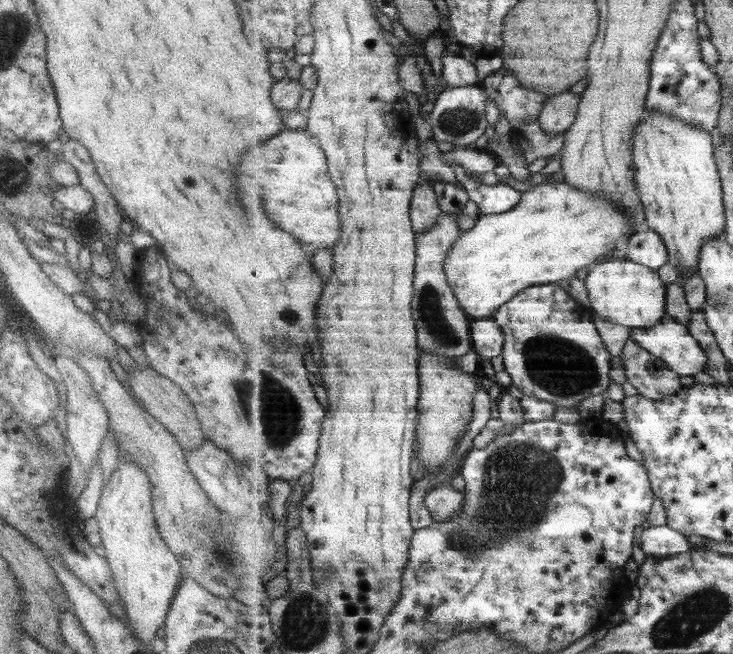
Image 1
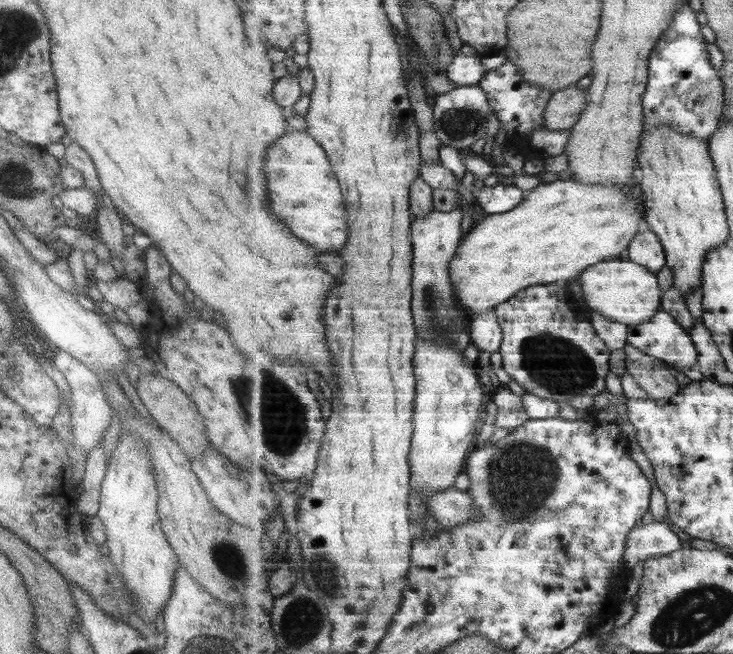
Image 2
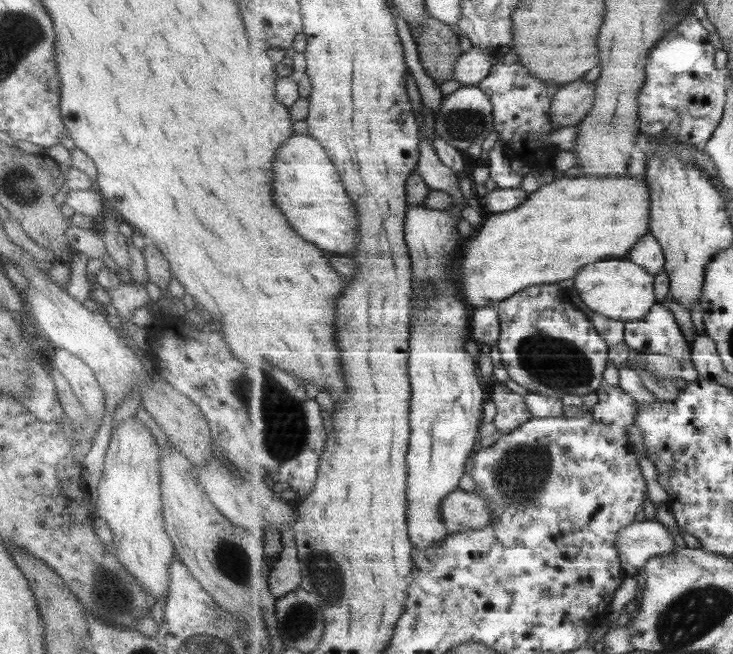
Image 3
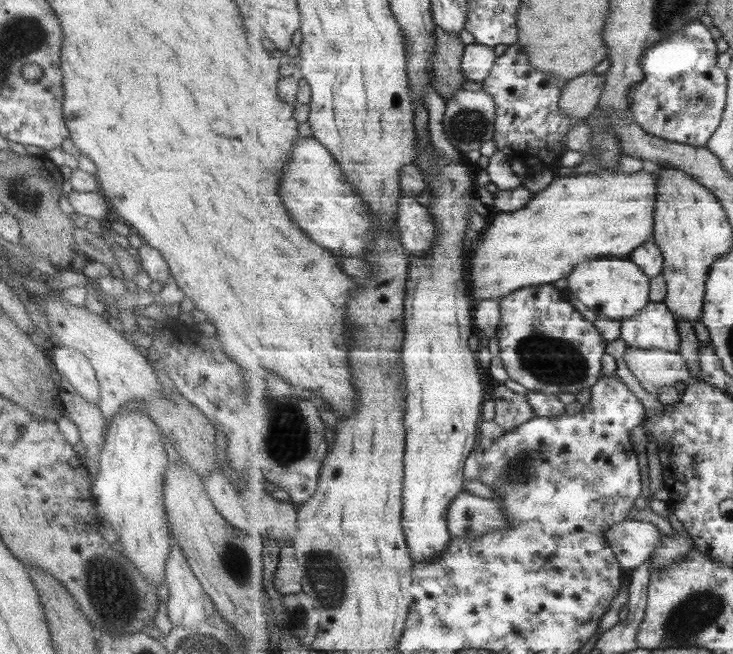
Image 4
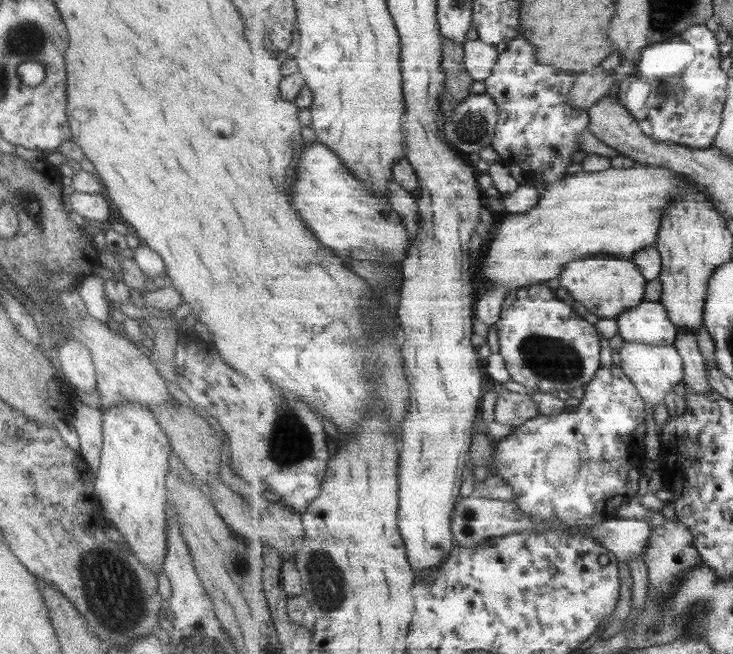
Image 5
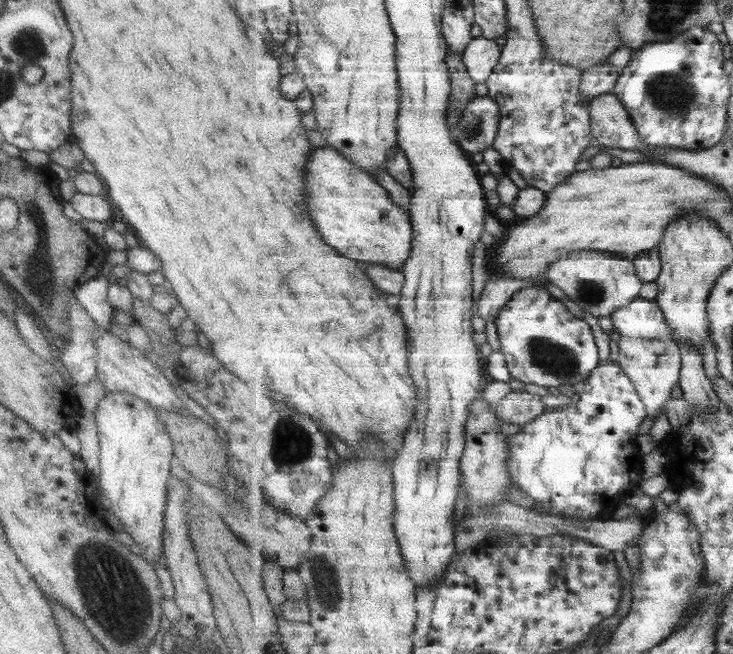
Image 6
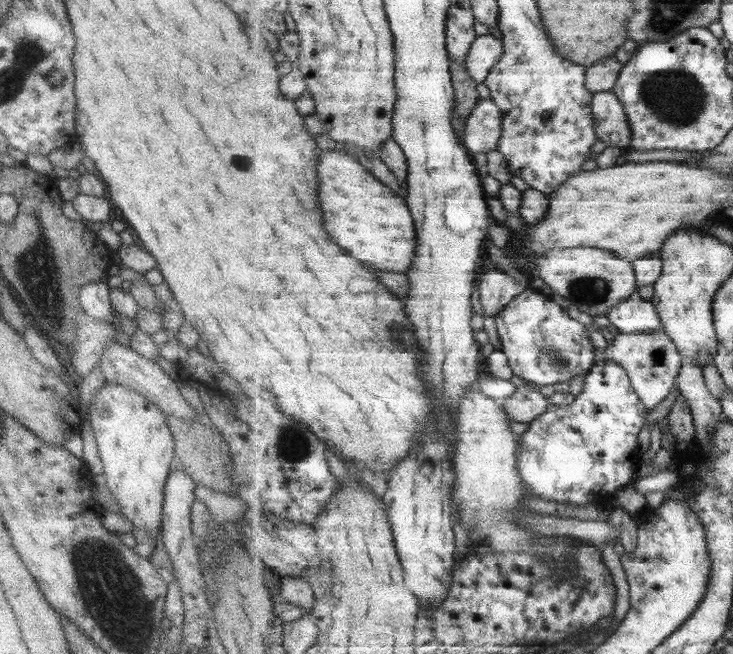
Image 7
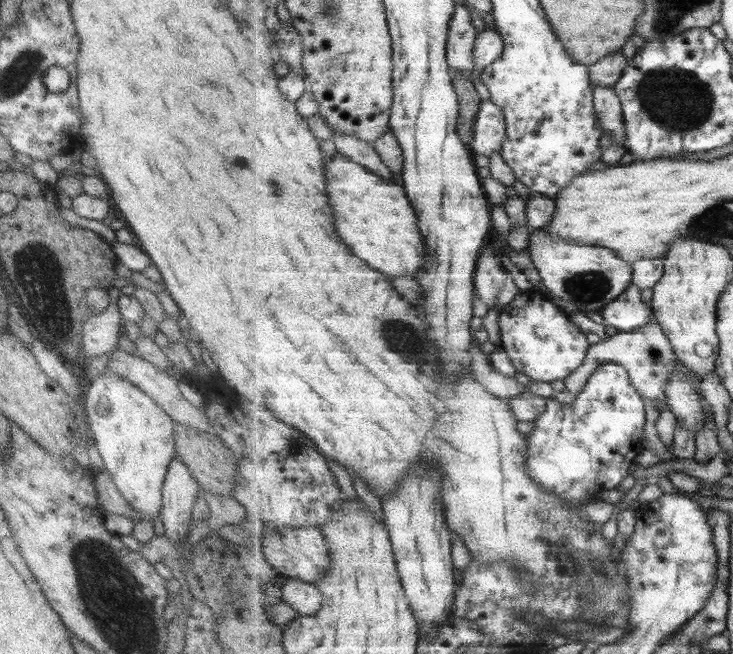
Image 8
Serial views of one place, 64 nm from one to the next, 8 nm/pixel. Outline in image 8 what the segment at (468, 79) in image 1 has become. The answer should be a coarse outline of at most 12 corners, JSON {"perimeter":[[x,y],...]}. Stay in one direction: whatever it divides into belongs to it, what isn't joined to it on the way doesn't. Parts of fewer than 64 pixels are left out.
{"perimeter":[[486,22],[478,33],[474,76],[504,53],[504,38]]}

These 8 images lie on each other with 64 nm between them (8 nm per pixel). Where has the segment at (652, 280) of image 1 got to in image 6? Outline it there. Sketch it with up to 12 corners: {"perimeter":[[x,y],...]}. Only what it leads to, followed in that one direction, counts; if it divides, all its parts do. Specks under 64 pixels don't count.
{"perimeter":[[598,250],[550,262],[546,278],[589,316],[640,296],[634,261]]}

